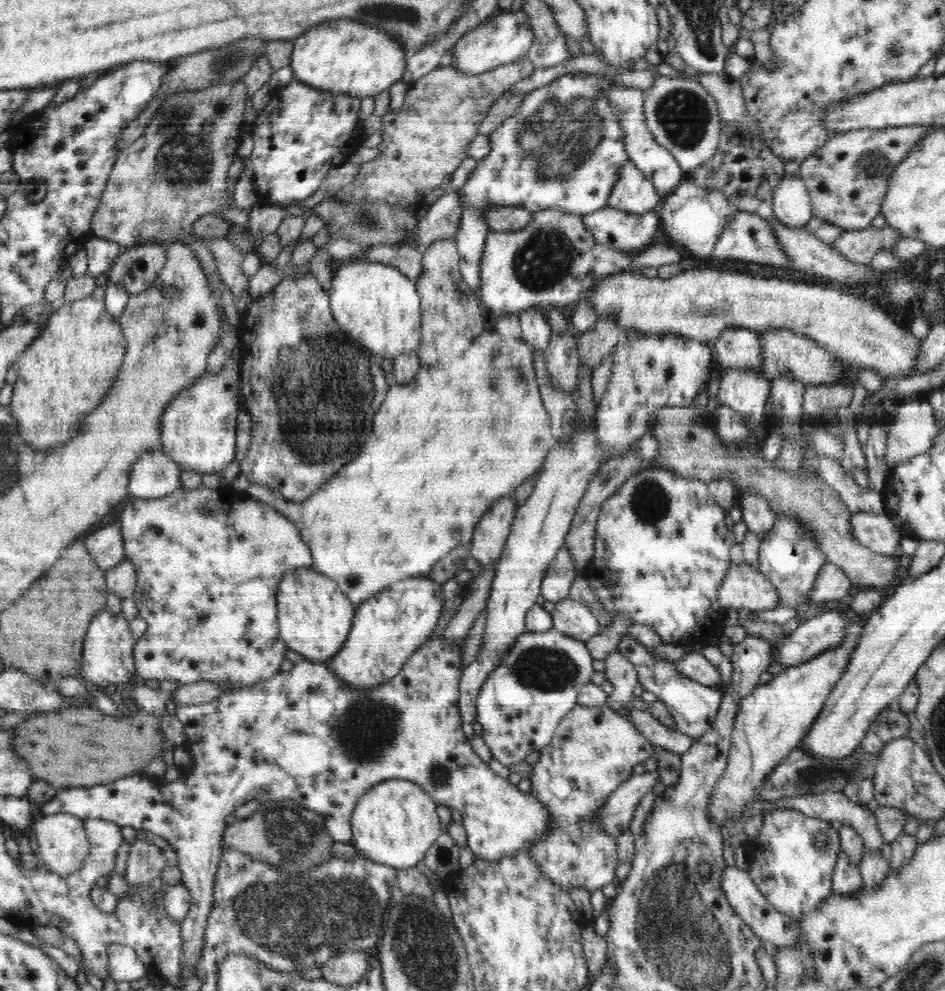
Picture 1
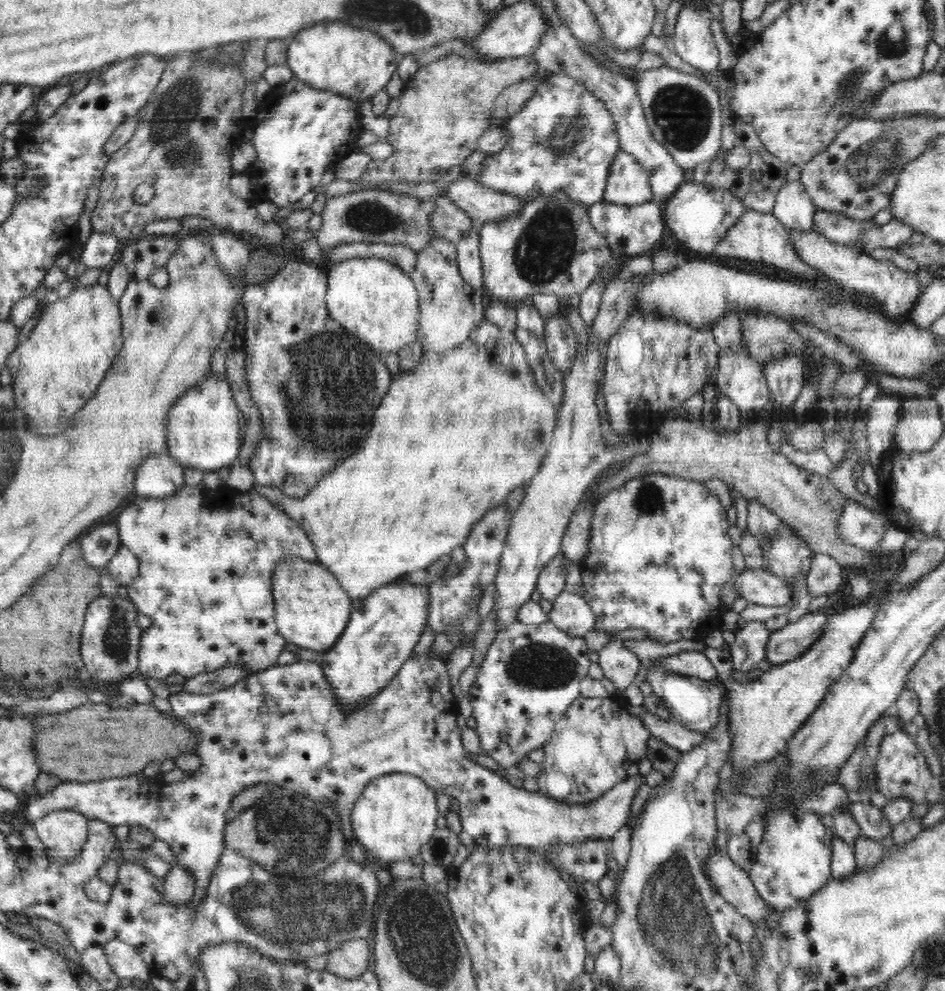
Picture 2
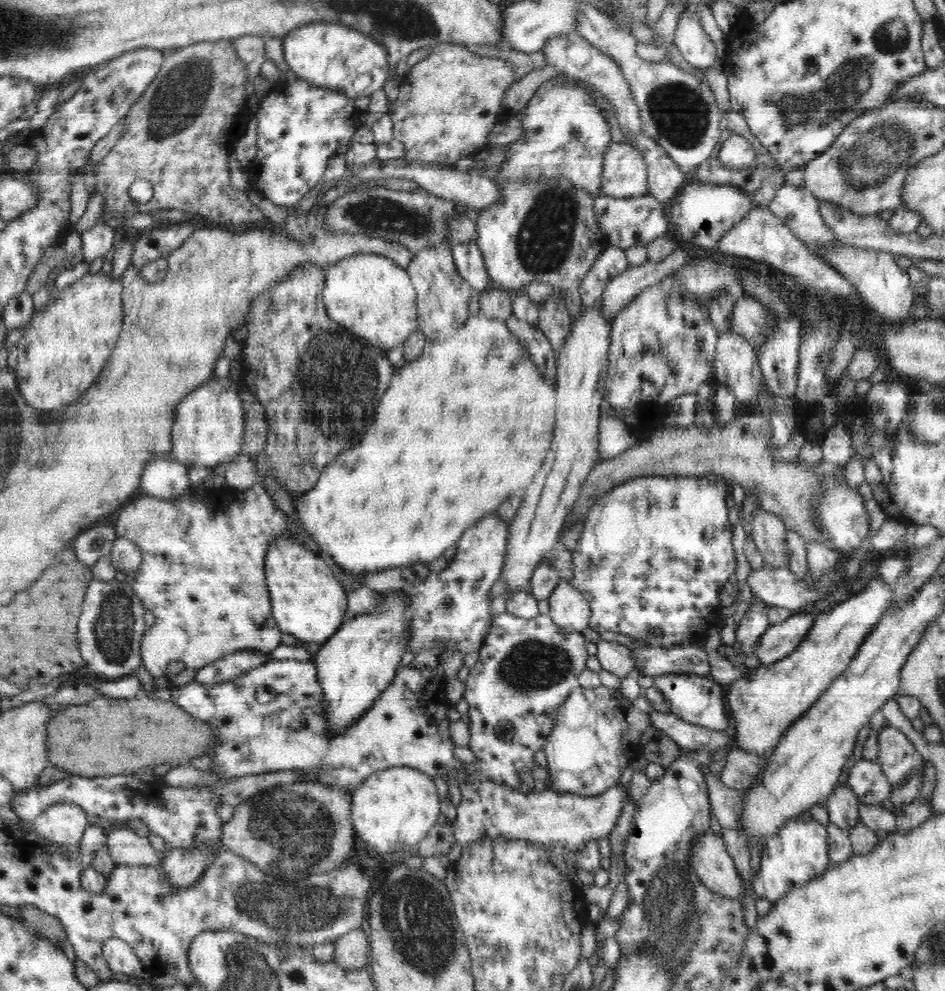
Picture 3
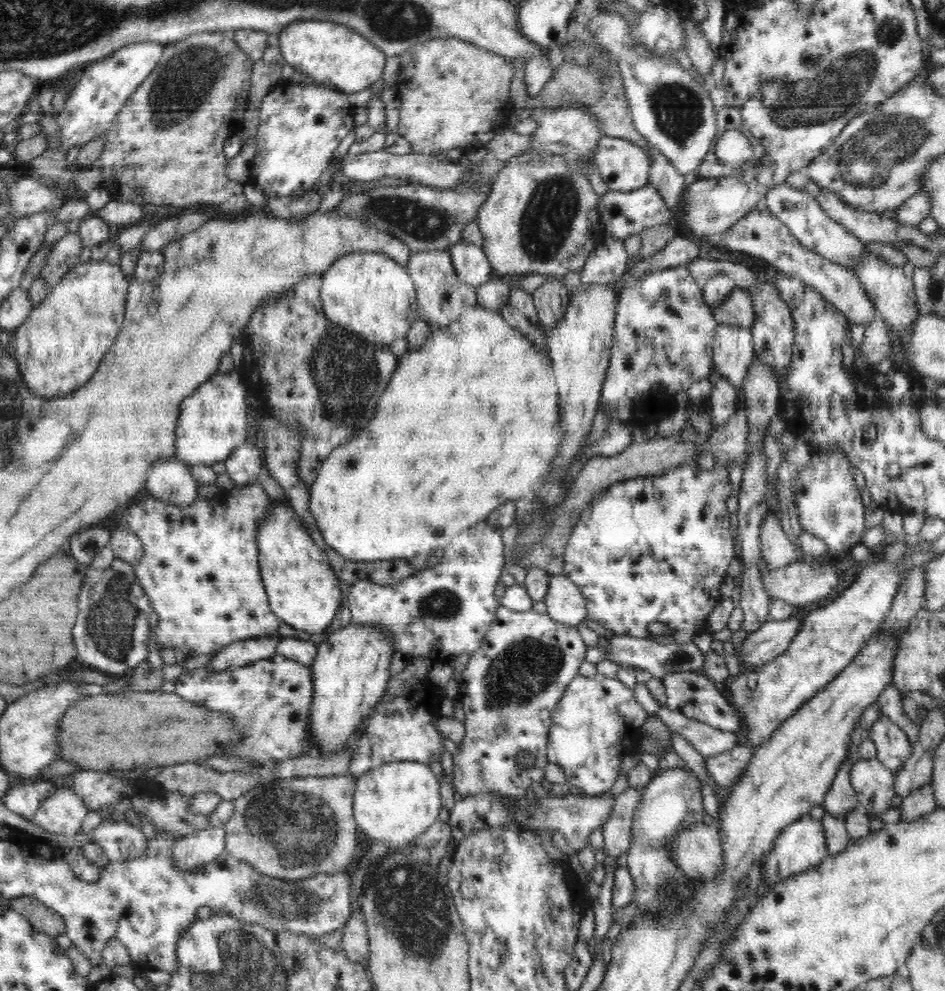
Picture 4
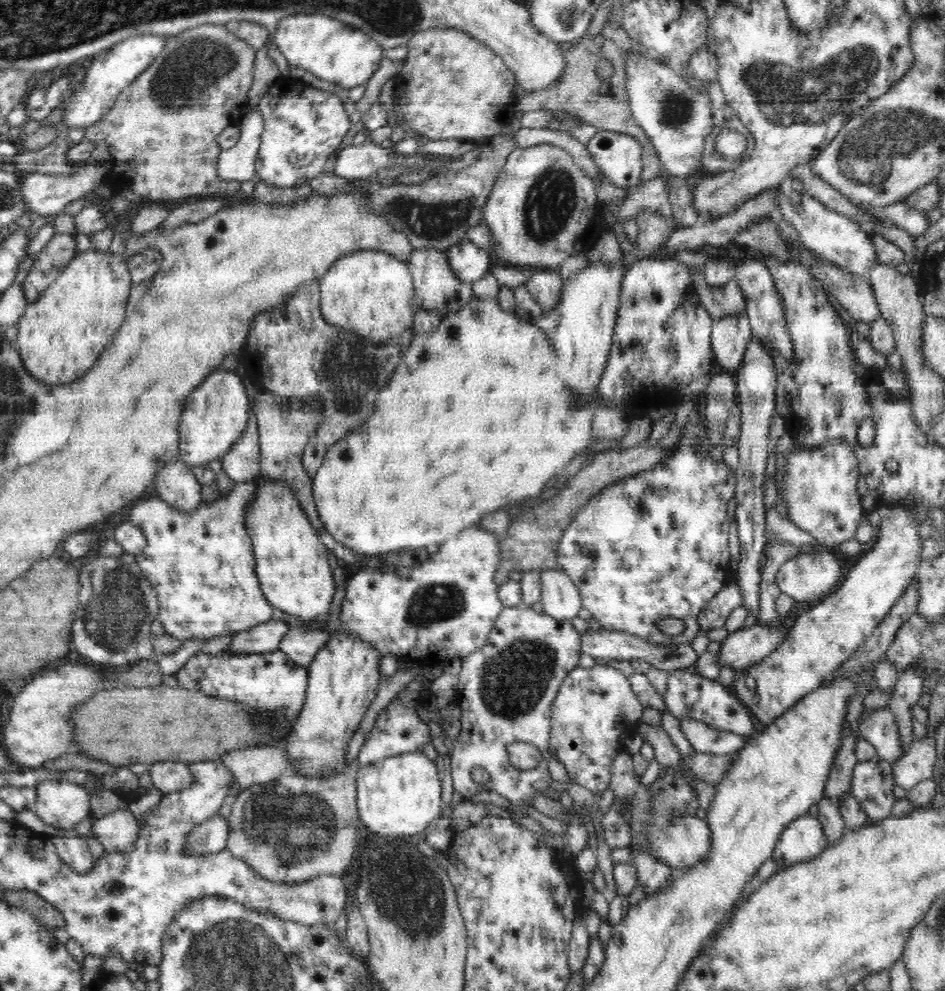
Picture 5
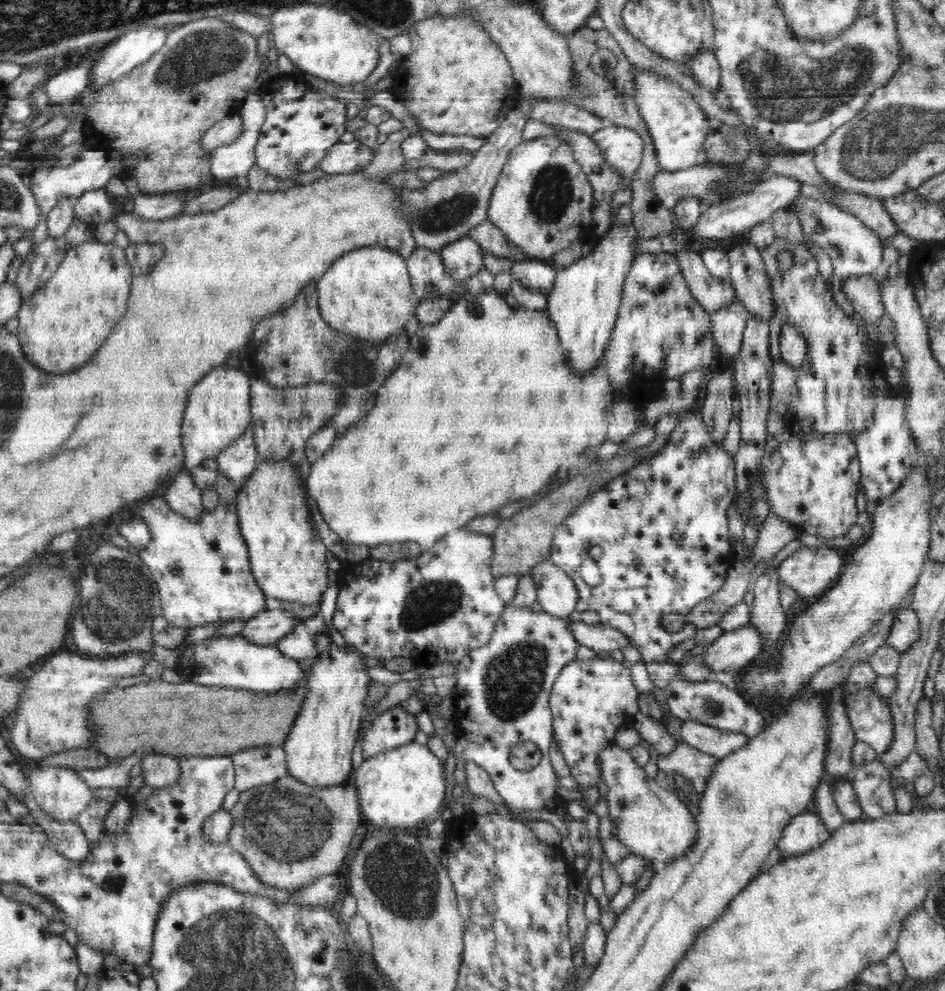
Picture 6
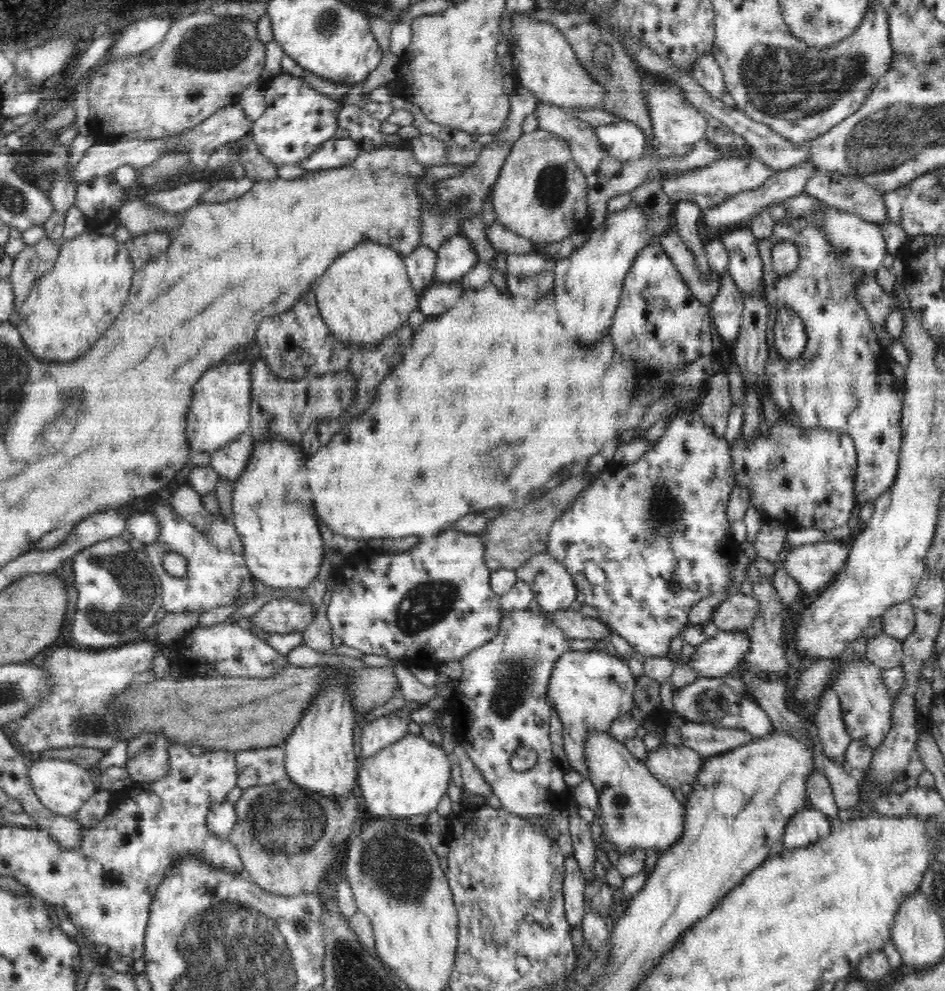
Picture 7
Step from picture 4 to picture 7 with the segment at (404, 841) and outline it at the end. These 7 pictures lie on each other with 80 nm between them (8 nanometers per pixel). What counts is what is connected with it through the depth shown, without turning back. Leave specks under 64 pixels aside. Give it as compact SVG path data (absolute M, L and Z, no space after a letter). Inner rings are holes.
M408 733L378 754L358 762L357 792L365 802L366 817L401 820L436 810L447 795L453 758L440 745L430 743L422 735Z

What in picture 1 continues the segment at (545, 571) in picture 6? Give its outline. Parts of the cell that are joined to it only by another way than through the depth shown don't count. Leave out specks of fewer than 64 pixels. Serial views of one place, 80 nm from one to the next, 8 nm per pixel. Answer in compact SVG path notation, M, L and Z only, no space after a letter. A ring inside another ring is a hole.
M569 596L555 603L555 610L551 613L553 628L561 634L566 634L575 640L588 642L591 637L600 634L602 628L598 618L589 607L572 600Z

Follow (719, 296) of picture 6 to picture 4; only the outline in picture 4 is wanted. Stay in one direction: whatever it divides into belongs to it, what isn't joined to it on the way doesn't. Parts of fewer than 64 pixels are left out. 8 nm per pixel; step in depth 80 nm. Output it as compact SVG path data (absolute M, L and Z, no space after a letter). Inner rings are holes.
M734 288L717 307L711 309L717 324L730 324L751 330L754 320L754 307L750 294L741 288Z

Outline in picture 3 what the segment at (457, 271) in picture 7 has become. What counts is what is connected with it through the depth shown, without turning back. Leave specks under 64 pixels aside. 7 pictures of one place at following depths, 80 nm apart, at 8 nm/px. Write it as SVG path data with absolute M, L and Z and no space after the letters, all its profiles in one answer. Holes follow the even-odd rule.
M474 242L454 244L453 261L460 277L479 293L492 286L480 247Z

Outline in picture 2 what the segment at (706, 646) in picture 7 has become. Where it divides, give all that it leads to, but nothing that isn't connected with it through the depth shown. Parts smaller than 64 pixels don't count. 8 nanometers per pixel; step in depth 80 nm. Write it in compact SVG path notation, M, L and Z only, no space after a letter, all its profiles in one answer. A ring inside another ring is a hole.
M820 611L808 612L797 622L790 622L782 630L772 632L766 644L766 661L774 666L802 656L818 642L828 617L828 614Z

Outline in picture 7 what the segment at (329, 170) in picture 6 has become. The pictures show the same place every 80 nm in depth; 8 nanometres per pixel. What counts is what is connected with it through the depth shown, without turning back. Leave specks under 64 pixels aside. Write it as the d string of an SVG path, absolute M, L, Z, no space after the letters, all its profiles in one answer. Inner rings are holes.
M350 137L336 138L324 142L324 146L320 146L316 154L300 162L300 166L306 171L334 170L334 168L342 168L350 164L352 160L356 160L362 151L362 146Z

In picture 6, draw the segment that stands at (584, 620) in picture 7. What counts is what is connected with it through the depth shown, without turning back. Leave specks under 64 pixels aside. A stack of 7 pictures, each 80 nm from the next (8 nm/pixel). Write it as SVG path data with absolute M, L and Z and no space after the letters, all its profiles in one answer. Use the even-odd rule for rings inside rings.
M568 617L564 618L570 625L570 631L580 646L588 649L588 652L596 653L598 656L620 657L623 648L634 648L630 639L620 633L620 630L612 629L599 624L586 624L573 622Z

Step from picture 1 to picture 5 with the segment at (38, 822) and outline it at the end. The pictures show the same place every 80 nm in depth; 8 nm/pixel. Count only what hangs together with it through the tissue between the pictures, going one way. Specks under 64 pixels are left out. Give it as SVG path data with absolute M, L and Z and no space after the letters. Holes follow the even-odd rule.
M65 779L44 780L35 786L36 798L33 812L51 829L74 829L90 814L90 796L84 785L69 782Z

